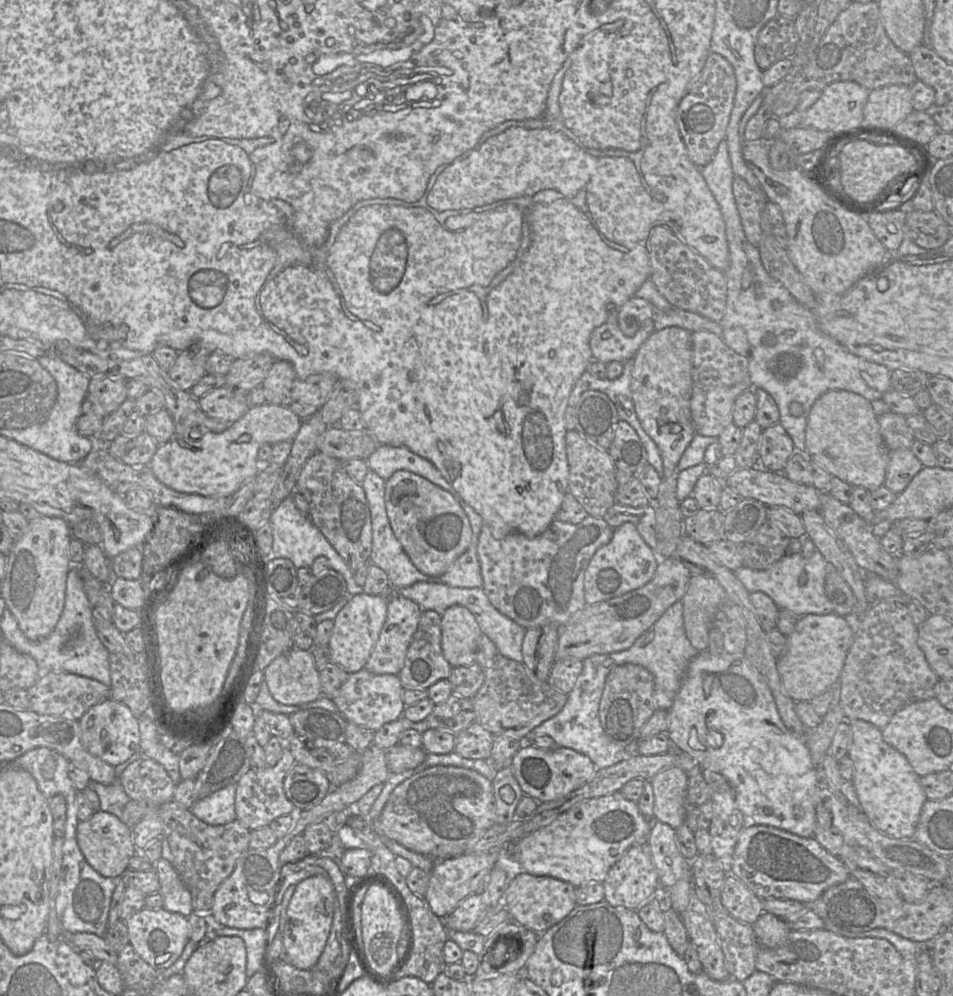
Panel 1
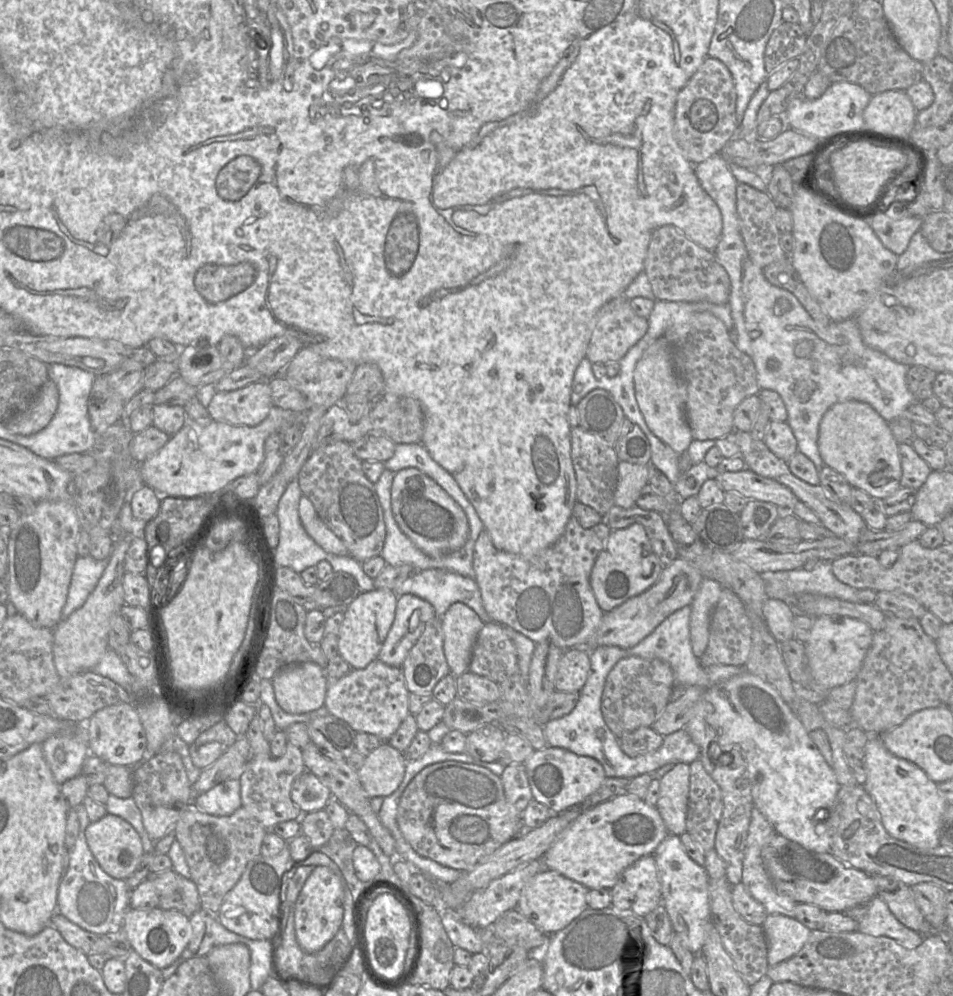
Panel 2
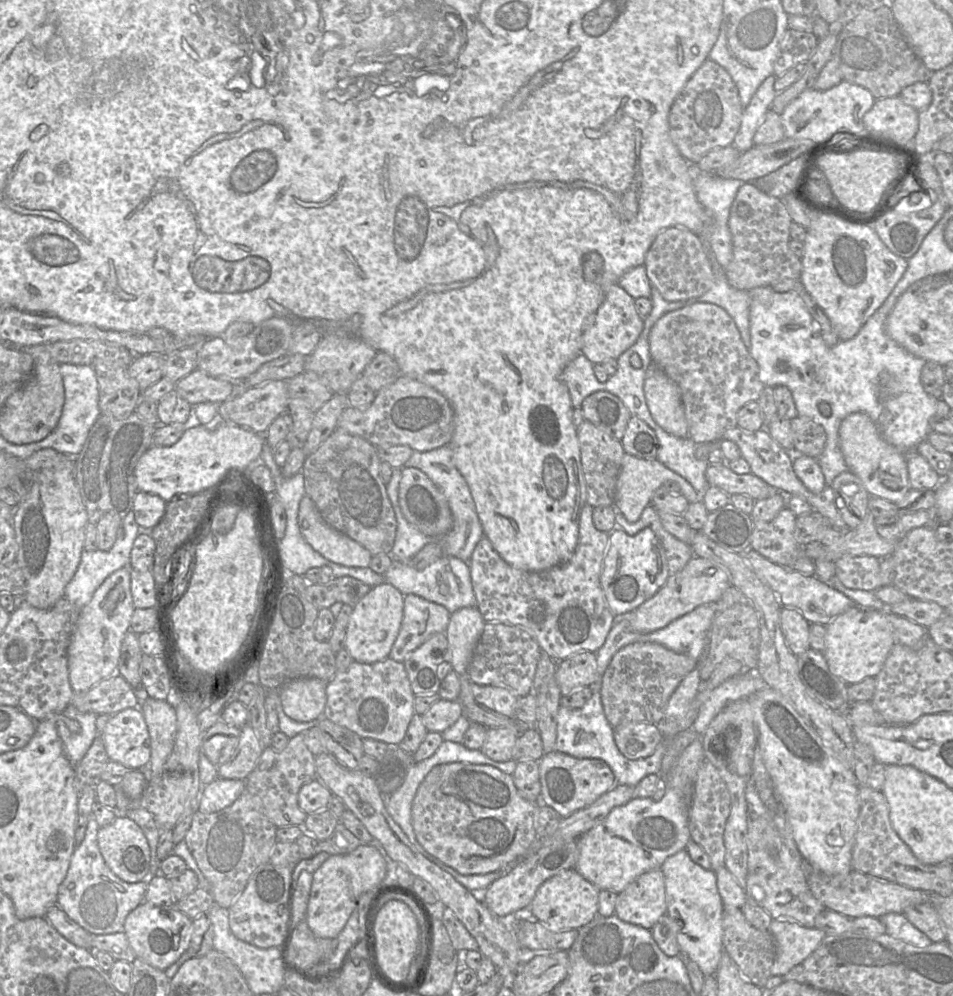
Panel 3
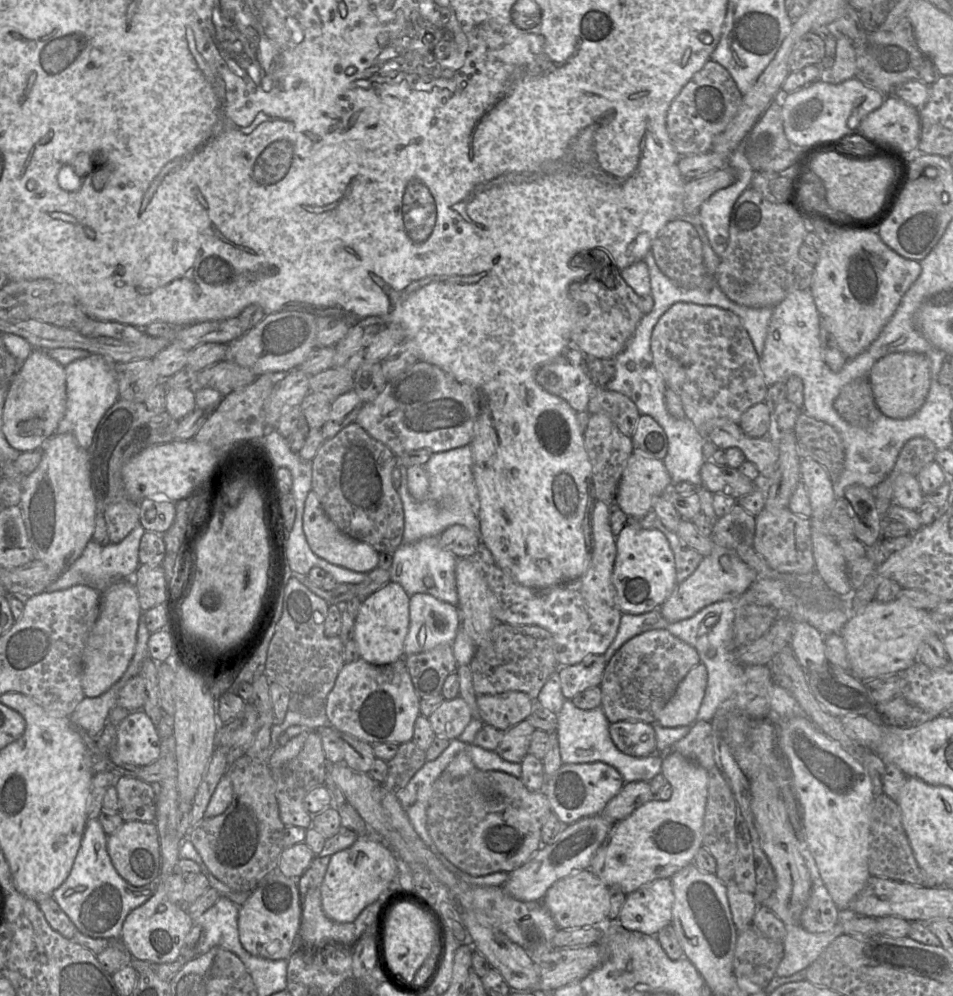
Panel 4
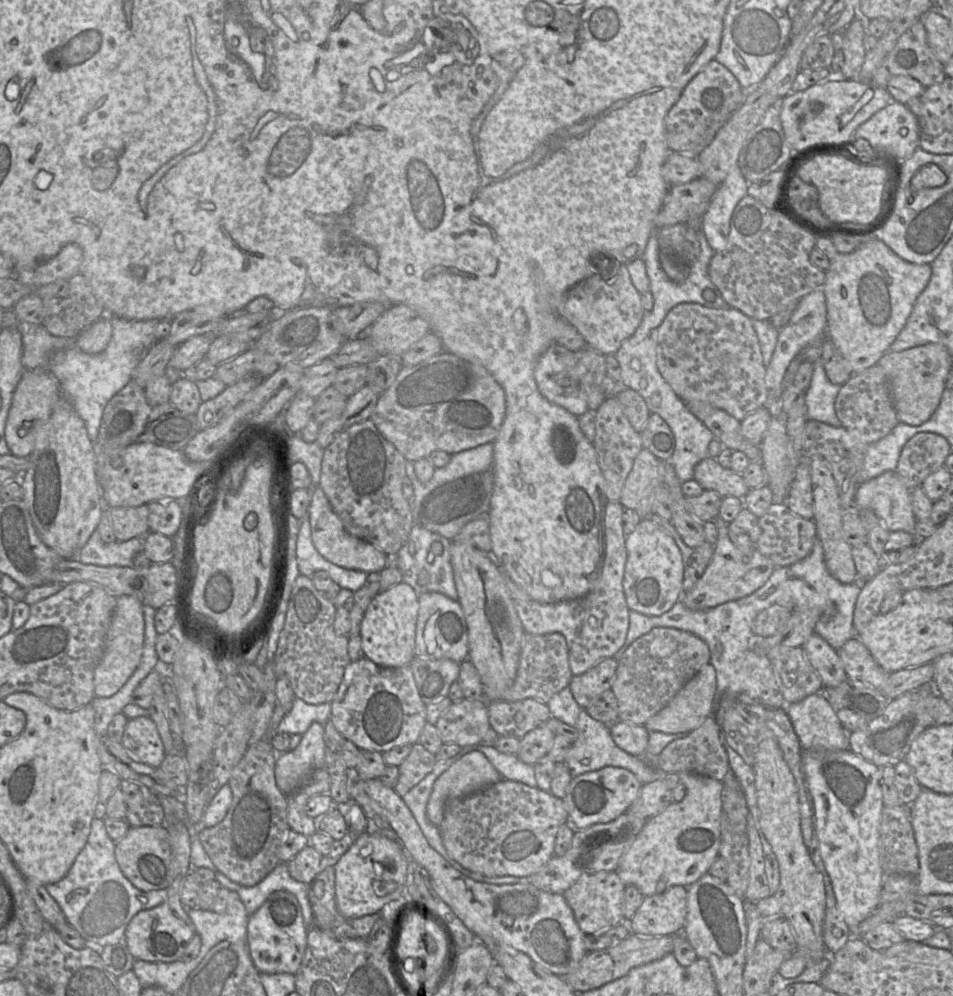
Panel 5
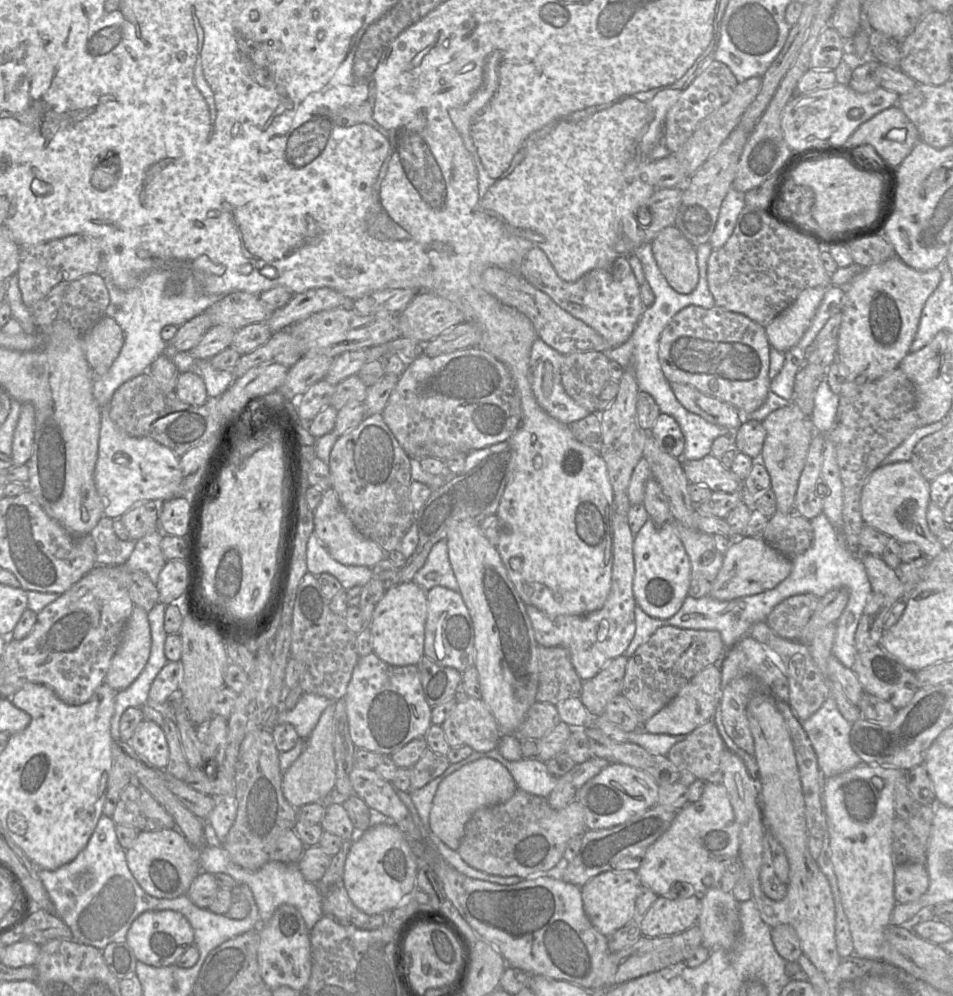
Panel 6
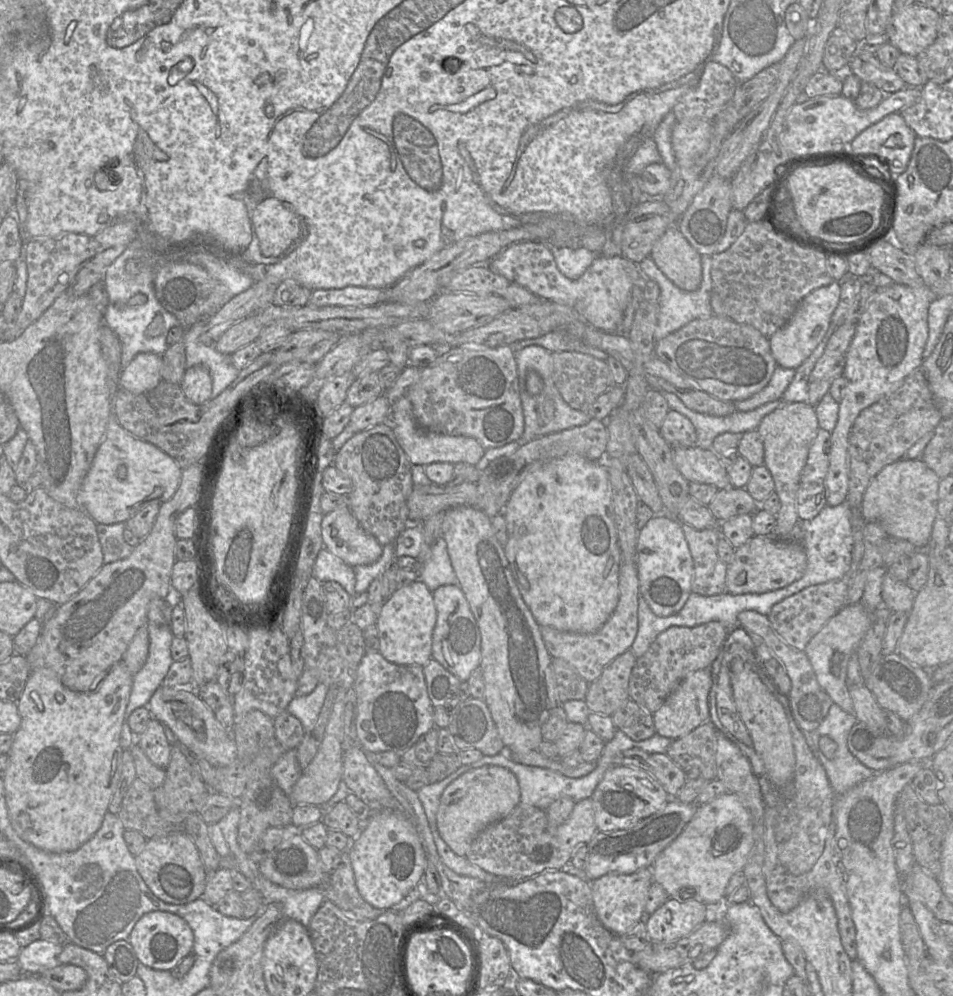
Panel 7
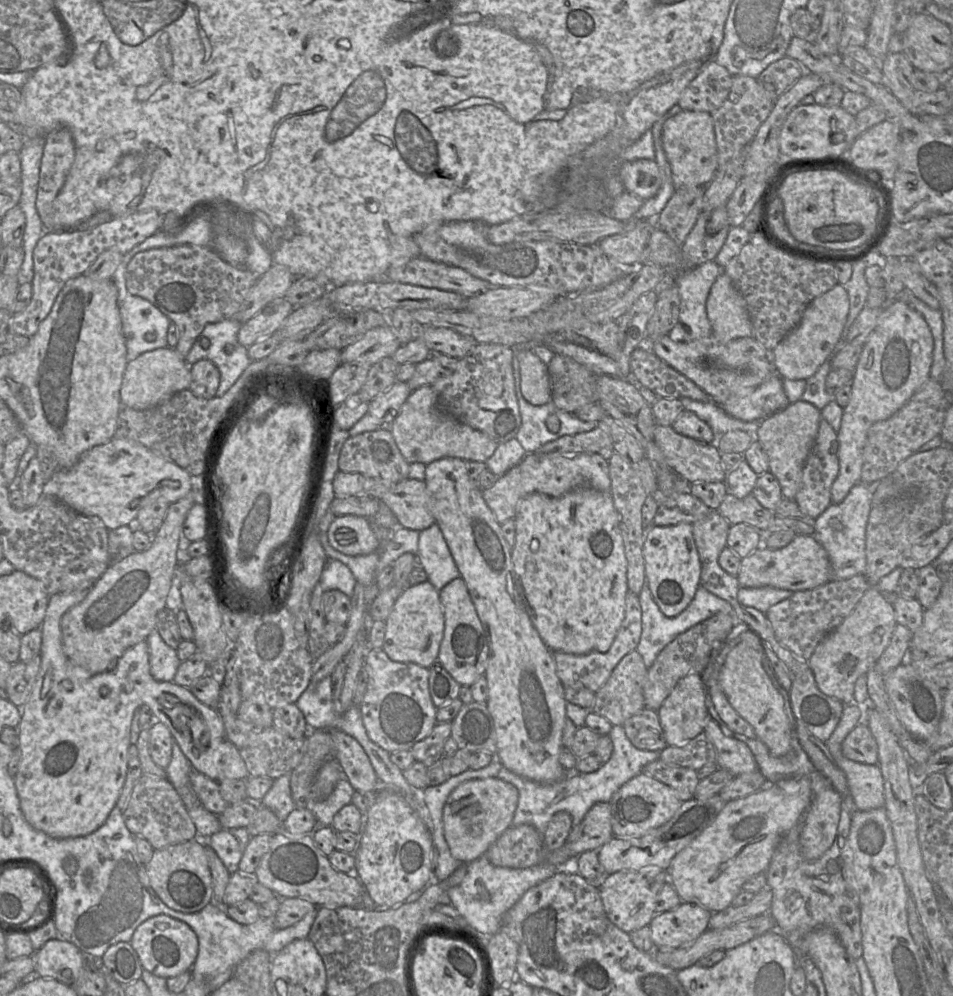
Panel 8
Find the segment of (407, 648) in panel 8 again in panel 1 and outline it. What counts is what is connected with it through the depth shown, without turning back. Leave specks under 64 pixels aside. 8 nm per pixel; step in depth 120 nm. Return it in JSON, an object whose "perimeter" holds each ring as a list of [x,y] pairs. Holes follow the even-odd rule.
{"perimeter":[[[360,593],[349,596],[349,600],[334,618],[334,626],[328,647],[330,661],[347,673],[355,673],[365,667],[379,638],[387,615],[388,596]]]}

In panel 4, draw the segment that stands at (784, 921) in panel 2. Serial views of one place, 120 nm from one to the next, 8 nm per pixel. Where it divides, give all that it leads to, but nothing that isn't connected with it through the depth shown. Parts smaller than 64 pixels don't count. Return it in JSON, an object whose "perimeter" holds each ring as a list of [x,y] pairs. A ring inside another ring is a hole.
{"perimeter":[[[839,923],[825,933],[810,933],[801,925],[786,926],[786,936],[782,941],[784,956],[775,976],[789,977],[806,970],[841,933]]]}

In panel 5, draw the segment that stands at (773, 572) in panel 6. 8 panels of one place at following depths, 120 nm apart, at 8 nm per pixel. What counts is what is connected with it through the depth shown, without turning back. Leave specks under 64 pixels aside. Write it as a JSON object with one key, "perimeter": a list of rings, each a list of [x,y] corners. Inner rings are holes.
{"perimeter":[[[720,516],[713,522],[718,531],[718,538],[712,559],[696,585],[690,591],[683,592],[678,600],[694,611],[713,608],[751,595],[766,583],[776,568],[775,564],[756,548],[752,554],[743,554],[737,549],[729,538],[728,524]]]}

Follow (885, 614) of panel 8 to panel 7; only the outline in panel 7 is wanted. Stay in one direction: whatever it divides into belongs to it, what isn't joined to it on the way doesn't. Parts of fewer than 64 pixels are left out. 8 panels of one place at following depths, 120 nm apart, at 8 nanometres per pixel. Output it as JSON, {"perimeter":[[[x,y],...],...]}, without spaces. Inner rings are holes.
{"perimeter":[[[861,602],[847,604],[822,627],[804,650],[820,687],[831,697],[834,703],[851,714],[855,714],[855,711],[849,693],[848,663],[853,653],[857,652],[861,640],[872,624],[872,620],[873,613],[869,612]]]}

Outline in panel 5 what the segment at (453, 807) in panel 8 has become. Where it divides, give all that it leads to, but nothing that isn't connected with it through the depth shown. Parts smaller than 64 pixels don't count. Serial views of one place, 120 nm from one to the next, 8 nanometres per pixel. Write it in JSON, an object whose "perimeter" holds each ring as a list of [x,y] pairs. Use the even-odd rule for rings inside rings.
{"perimeter":[[[483,753],[465,754],[435,781],[426,808],[429,821],[439,827],[450,800],[468,796],[502,779]]]}

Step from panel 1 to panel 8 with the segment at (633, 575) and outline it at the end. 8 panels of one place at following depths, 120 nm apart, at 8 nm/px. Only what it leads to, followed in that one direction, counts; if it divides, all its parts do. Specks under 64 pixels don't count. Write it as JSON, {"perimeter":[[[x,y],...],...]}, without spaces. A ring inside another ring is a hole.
{"perimeter":[[[652,525],[644,535],[643,557],[646,582],[655,603],[665,616],[679,615],[693,600],[700,586],[701,563],[693,536],[693,525]]]}

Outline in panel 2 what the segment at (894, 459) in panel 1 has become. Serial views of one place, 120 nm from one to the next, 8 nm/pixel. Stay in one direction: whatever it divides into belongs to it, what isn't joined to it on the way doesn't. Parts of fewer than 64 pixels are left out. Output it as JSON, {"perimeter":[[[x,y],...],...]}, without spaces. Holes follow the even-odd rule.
{"perimeter":[[[899,443],[898,450],[902,467],[900,485],[903,488],[918,490],[925,483],[932,469],[916,453],[911,443]]]}

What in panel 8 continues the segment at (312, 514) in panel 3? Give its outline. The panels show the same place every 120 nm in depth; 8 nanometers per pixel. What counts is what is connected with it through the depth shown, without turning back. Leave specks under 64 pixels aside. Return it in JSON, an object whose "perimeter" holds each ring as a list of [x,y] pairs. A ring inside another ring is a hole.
{"perimeter":[[[336,516],[327,536],[329,544],[345,555],[367,555],[379,549],[379,540],[371,528],[371,522],[362,516]]]}

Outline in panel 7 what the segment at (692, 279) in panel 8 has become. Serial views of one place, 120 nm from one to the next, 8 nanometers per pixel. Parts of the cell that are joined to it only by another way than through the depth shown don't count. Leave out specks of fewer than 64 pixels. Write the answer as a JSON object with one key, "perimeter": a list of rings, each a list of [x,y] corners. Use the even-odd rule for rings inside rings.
{"perimeter":[[[701,255],[701,259],[701,285],[697,290],[691,292],[684,291],[674,285],[673,282],[658,268],[651,256],[646,257],[638,264],[642,276],[646,279],[655,281],[660,288],[658,322],[654,332],[656,342],[681,329],[695,319],[707,319],[713,315],[710,304],[711,294],[713,292],[713,281],[711,277],[712,255]]]}

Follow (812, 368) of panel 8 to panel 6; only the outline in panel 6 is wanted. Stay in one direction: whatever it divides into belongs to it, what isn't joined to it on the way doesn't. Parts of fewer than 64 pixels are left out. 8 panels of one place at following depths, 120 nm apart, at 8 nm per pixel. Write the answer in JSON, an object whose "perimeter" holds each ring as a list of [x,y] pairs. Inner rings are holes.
{"perimeter":[[[825,286],[805,289],[765,327],[765,333],[772,348],[785,353],[801,340],[826,290]]]}

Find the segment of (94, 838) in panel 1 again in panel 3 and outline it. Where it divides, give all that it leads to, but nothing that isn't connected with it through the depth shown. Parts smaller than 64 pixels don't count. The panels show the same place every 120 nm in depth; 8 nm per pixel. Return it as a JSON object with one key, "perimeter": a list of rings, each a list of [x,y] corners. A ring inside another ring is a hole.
{"perimeter":[[[117,816],[114,821],[100,827],[98,847],[110,870],[127,883],[137,883],[149,878],[151,868],[151,853],[147,839],[141,828],[127,816]]]}

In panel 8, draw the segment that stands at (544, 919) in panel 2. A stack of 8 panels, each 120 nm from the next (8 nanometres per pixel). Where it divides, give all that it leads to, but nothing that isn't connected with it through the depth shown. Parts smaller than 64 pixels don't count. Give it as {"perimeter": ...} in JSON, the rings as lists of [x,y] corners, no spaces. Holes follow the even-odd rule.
{"perimeter":[[[660,868],[618,871],[607,876],[598,889],[608,919],[626,933],[649,926],[655,915],[657,895],[666,882],[667,872]]]}

